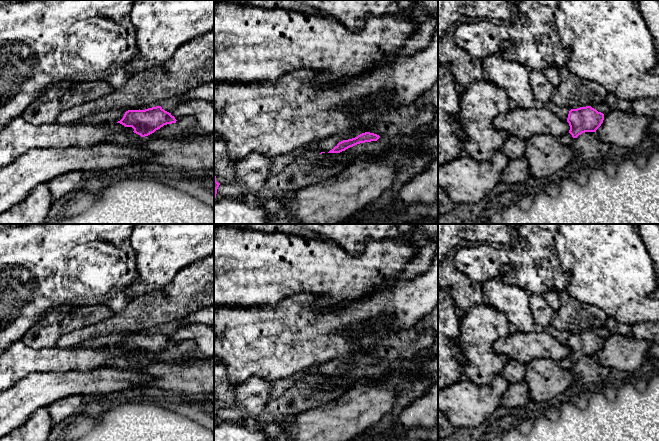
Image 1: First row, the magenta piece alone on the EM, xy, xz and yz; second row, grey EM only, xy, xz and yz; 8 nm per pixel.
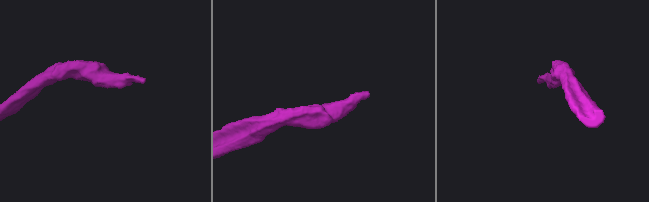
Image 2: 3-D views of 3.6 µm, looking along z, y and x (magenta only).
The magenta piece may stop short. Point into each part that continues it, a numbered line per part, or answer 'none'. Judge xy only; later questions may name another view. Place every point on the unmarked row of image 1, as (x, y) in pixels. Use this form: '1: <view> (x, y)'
1: xy (172, 355)

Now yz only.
1: yz (566, 363)

